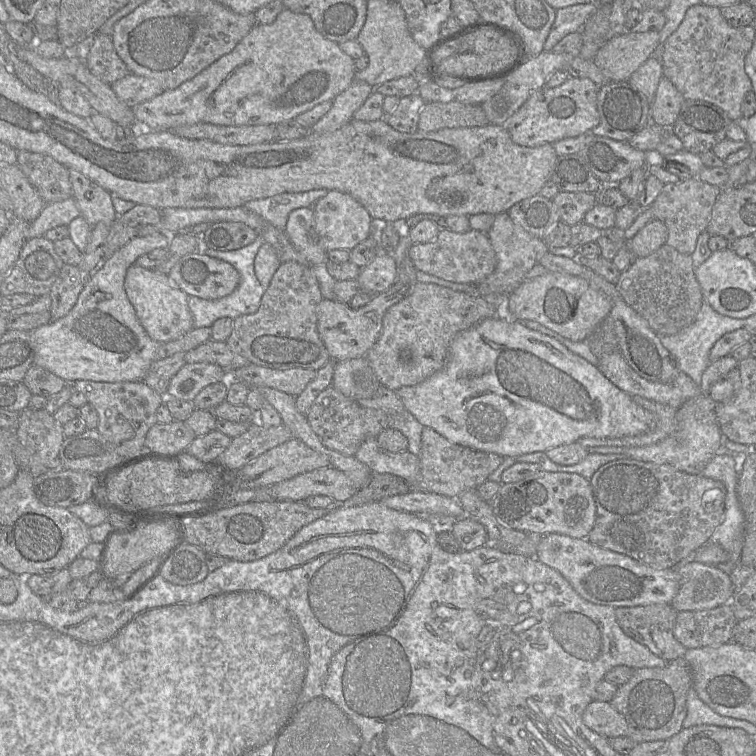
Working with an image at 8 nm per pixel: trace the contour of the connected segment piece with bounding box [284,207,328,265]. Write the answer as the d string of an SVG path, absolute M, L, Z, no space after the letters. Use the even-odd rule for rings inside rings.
M312 207L293 210L289 214L284 231L294 248L311 265L328 263L328 252L318 244Z

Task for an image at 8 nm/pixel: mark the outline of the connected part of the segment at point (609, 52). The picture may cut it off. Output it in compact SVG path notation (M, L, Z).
M624 31L608 40L593 60L608 81L627 81L652 56L658 45L658 31Z

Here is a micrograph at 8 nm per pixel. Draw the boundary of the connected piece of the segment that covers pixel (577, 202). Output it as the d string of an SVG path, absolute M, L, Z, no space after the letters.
M559 192L551 199L560 221L574 226L583 222L585 214L595 206L595 194L587 192Z

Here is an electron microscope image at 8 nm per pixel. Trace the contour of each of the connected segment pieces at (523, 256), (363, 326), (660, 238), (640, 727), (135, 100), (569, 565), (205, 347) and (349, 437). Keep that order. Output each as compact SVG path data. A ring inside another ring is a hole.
M507 212L495 215L487 237L495 252L497 264L494 272L476 285L480 296L511 294L525 280L528 271L550 250L543 239L531 235L515 224Z
M406 256L399 265L395 283L385 292L373 295L371 302L359 309L353 309L349 304L323 298L316 309L319 335L329 353L331 360L344 361L365 357L381 335L382 321L386 311L403 299L417 283L417 269Z
M653 219L641 228L625 246L635 258L646 257L664 245L668 238L668 229L660 221Z
M684 657L668 661L662 667L635 669L631 678L618 689L610 704L627 722L625 736L634 742L668 740L682 728L687 713L687 693L692 687L692 672Z
M131 73L110 86L117 97L131 108L164 92L158 81Z
M550 533L542 535L535 558L559 572L585 600L613 607L670 604L679 589L674 568L655 568L633 558L593 545L585 539Z
M209 340L197 348L186 352L186 363L212 363L226 371L234 371L251 364L249 360L230 349L227 342Z
M333 386L320 392L306 417L324 446L345 456L354 456L365 439L378 437L384 429L389 429L387 415L383 411L362 407L357 401L347 398Z

